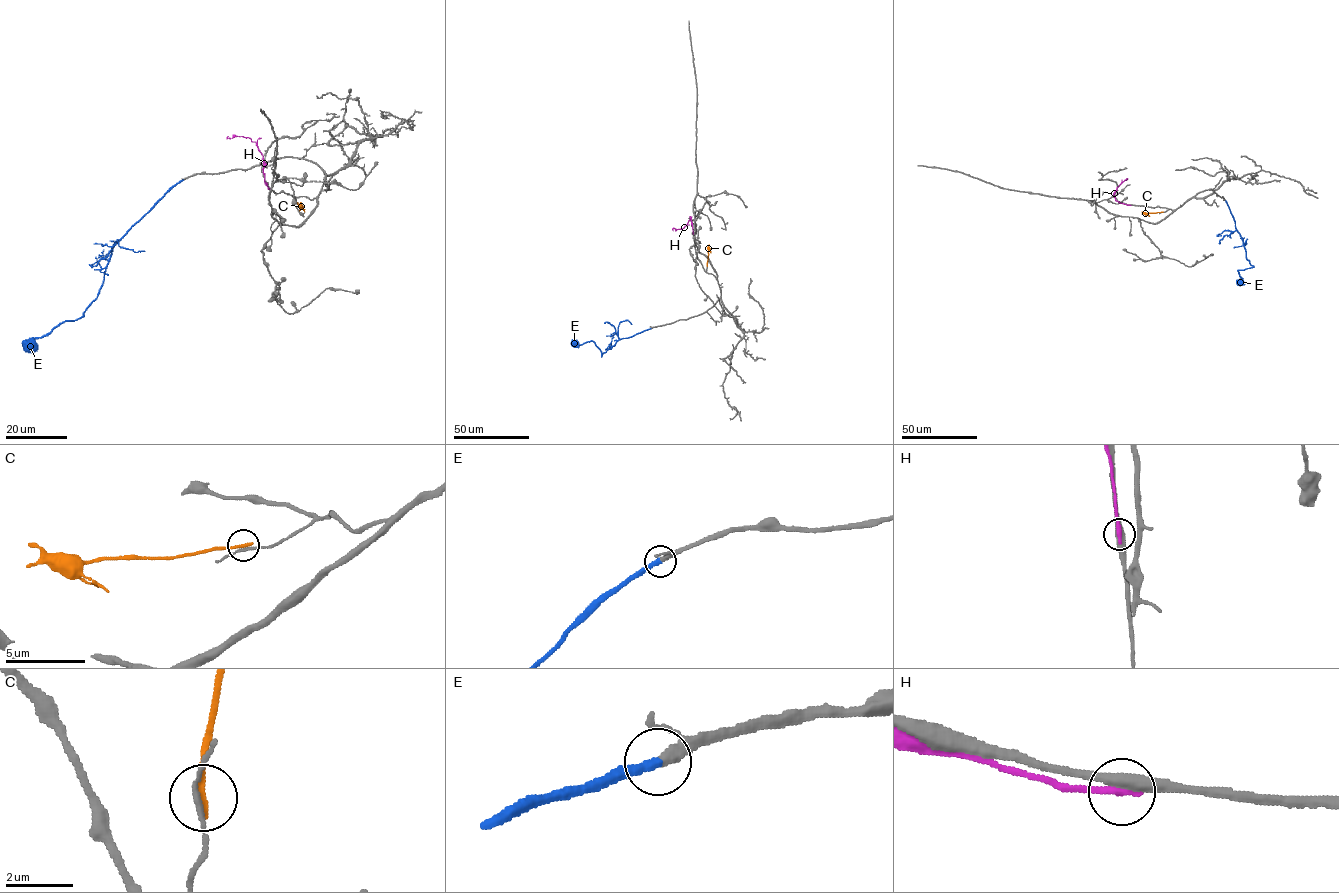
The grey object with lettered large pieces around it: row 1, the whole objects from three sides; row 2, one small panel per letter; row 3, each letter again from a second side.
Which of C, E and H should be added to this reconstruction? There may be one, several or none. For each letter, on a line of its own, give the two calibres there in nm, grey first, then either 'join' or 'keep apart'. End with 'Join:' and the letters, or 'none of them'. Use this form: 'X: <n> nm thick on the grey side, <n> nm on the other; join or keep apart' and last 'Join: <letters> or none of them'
C: 140 nm thick on the grey side, 220 nm on the other; keep apart
E: 260 nm thick on the grey side, 320 nm on the other; join
H: 420 nm thick on the grey side, 240 nm on the other; keep apart
Join: E

